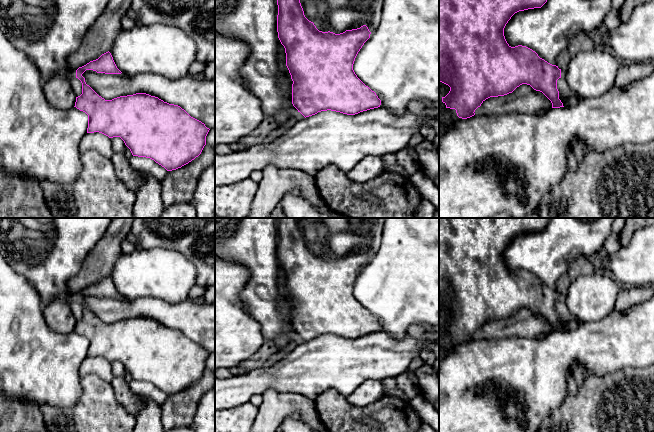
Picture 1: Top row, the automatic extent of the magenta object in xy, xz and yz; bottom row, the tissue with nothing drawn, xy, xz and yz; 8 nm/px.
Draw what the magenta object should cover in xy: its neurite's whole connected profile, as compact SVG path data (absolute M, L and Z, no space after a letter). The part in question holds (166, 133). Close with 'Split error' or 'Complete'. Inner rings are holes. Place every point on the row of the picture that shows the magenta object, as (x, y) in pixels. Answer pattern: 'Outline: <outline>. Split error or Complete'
Outline: M108 51L98 59L90 61L77 70L72 70L67 77L68 81L78 78L82 83L82 94L76 97L74 107L88 115L87 133L99 132L109 138L120 137L133 156L150 158L167 171L181 168L201 154L210 130L204 123L191 117L180 106L169 104L146 93L105 100L86 84L82 76L86 70L105 74L121 74L122 72L117 68Z. Split error

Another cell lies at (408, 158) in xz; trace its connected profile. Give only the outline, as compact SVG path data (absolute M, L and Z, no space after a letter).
M404 148L396 153L397 163L401 165L409 176L420 171L418 154L414 148Z

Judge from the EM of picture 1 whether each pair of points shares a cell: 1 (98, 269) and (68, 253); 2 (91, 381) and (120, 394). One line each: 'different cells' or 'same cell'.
1: different cells
2: different cells

